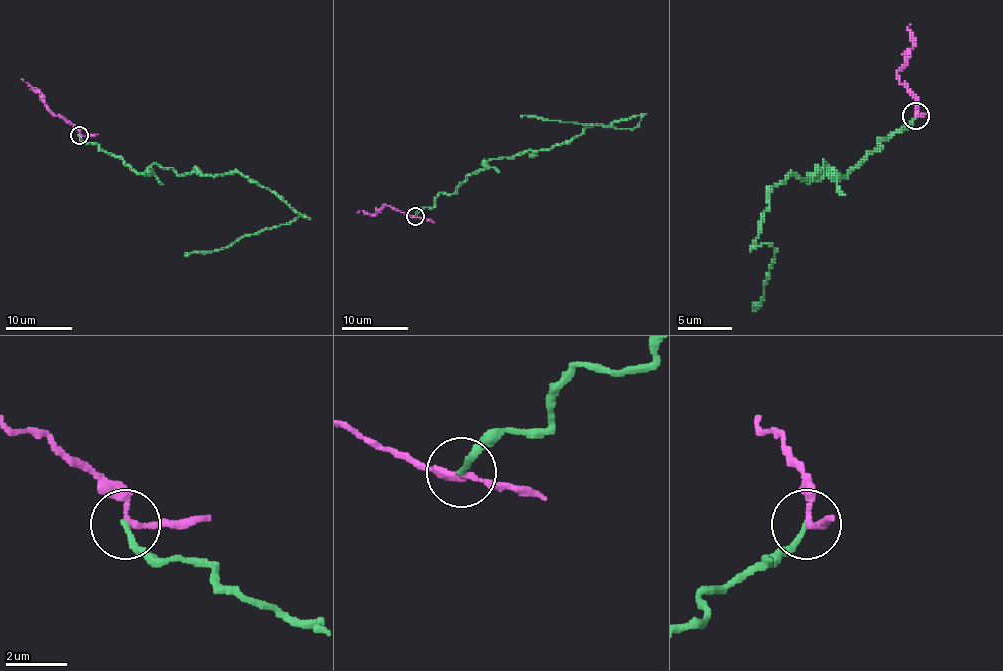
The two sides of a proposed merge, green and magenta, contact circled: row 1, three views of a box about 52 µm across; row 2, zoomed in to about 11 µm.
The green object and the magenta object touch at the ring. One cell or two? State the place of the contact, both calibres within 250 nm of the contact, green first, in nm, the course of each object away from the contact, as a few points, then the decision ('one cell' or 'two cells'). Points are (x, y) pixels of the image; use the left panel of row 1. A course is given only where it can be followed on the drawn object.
at (79, 135); 170 nm thick on the green side, 160 nm on the other; green runs (80, 136), (136, 173), (156, 164), (178, 174), (241, 173), (305, 216), (245, 234), (225, 248), (185, 256); magenta runs (80, 136), (73, 126), (49, 109), (39, 94), (21, 79); two cells

